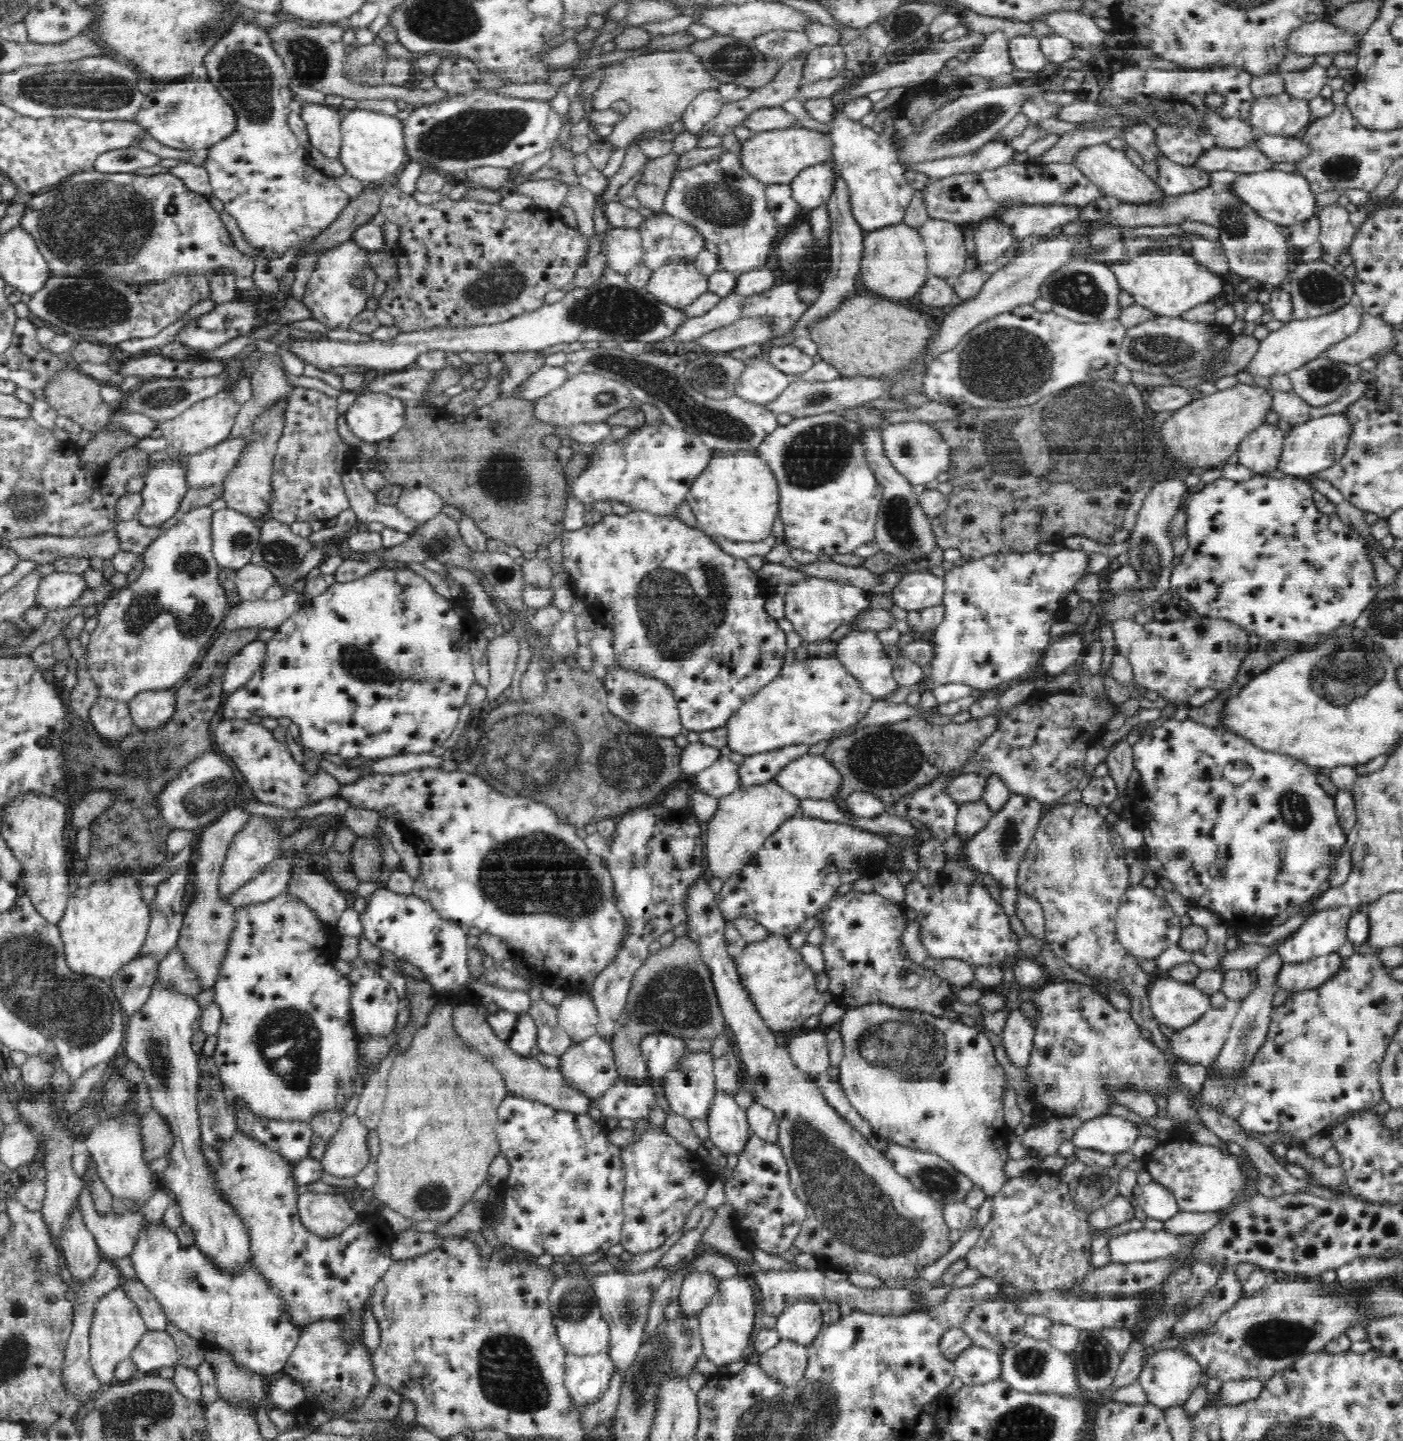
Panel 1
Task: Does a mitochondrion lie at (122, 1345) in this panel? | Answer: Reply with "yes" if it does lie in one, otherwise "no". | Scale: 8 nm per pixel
no

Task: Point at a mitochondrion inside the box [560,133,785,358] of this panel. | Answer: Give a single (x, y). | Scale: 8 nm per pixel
(612, 309)

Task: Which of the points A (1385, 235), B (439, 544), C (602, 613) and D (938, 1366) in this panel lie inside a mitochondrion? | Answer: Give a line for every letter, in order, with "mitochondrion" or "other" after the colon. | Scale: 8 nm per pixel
A: other
B: mitochondrion
C: other
D: other

